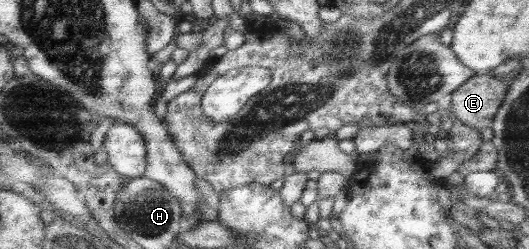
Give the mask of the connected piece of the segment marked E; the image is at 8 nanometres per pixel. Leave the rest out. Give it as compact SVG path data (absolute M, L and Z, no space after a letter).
M487 73L472 75L466 82L460 84L455 91L448 95L448 108L456 120L473 129L488 128L492 117L499 110L503 97L506 94L507 84Z

